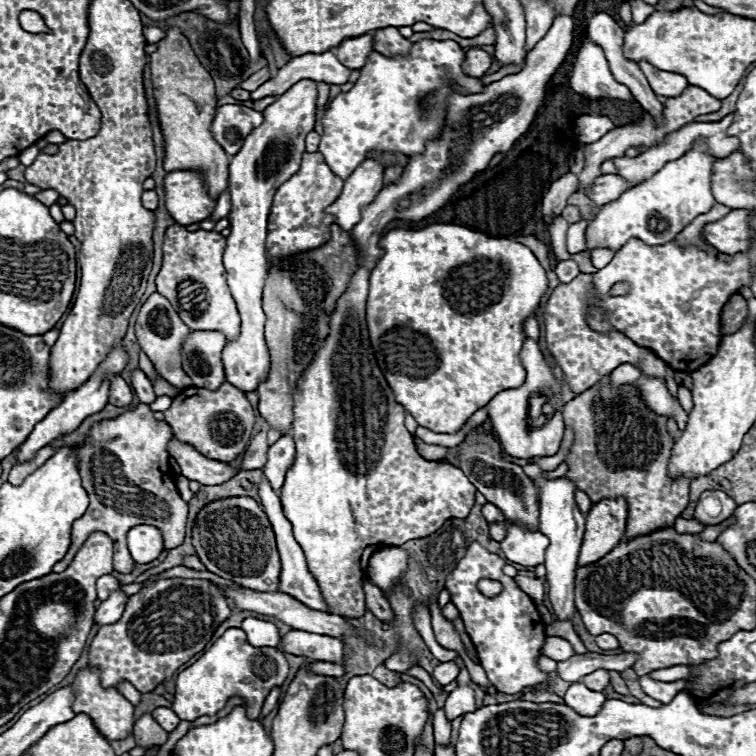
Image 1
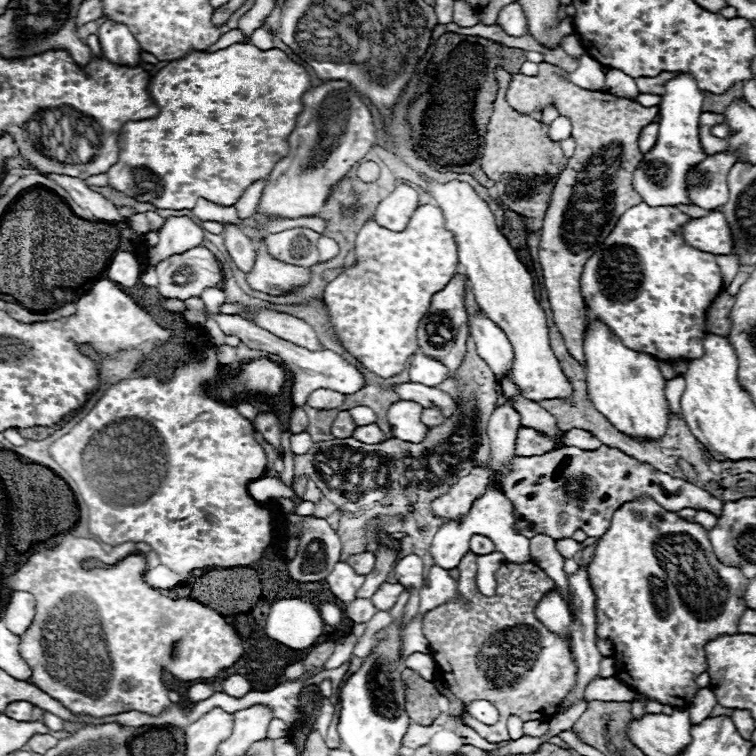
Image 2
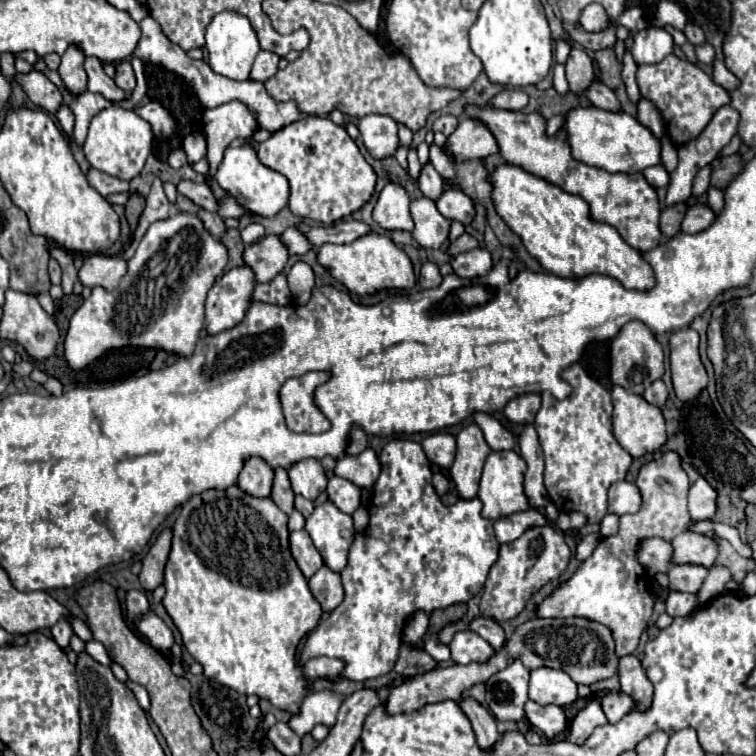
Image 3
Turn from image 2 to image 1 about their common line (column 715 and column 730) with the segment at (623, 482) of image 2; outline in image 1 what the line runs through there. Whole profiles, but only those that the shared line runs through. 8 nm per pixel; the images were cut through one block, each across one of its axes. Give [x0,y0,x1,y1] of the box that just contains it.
[694,490,736,526]

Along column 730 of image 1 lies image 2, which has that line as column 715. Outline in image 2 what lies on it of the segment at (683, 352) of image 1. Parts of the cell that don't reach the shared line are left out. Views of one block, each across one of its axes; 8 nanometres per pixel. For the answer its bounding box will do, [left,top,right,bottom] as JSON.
[582,202,722,360]

